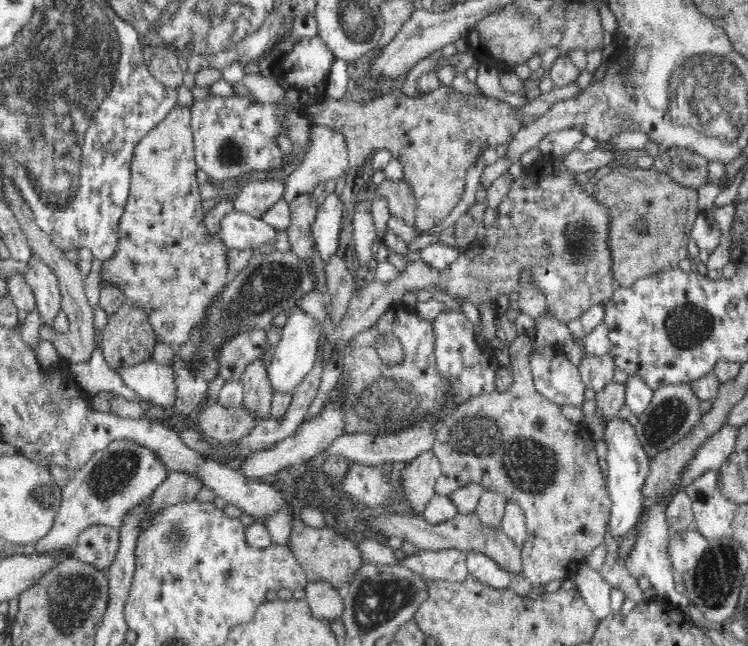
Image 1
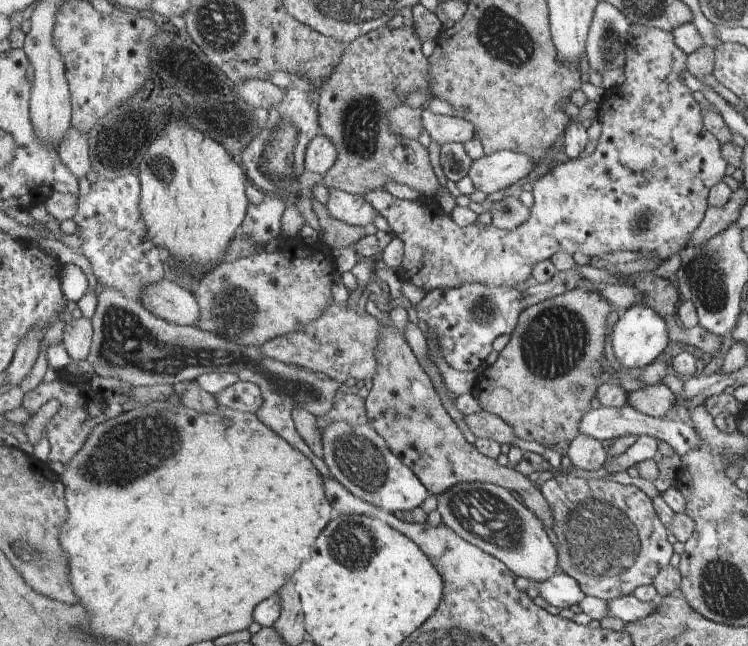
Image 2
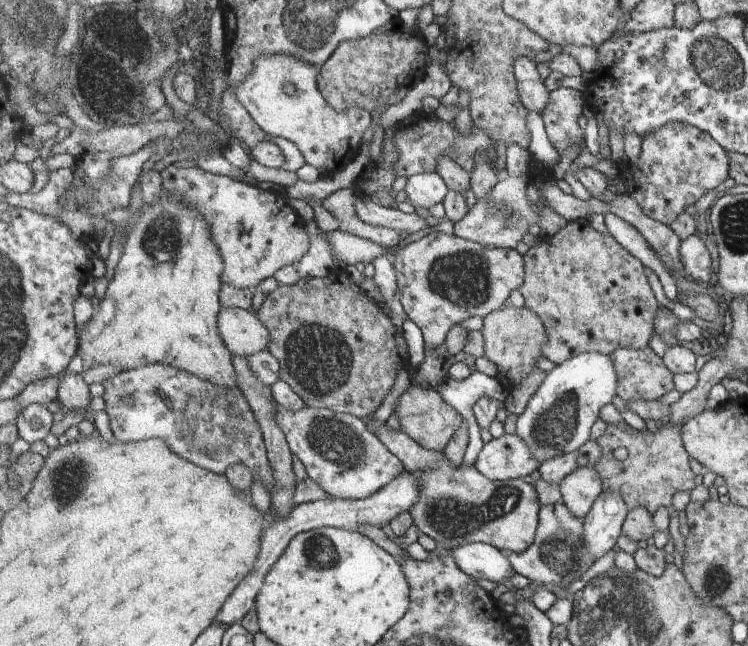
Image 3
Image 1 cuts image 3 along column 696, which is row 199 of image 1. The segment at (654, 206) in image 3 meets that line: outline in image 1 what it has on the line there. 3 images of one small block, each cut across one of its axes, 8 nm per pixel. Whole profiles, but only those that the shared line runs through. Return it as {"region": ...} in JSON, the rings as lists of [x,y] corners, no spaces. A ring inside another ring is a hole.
{"region":[[[178,102],[143,140],[135,147],[131,163],[131,184],[128,202],[117,224],[117,243],[111,257],[100,264],[98,290],[106,287],[120,289],[125,302],[145,312],[155,342],[180,348],[194,340],[194,332],[208,328],[208,310],[224,295],[232,280],[228,245],[220,232],[212,233],[205,226],[206,212],[200,196],[197,171],[195,139],[192,130],[191,106]]]}

